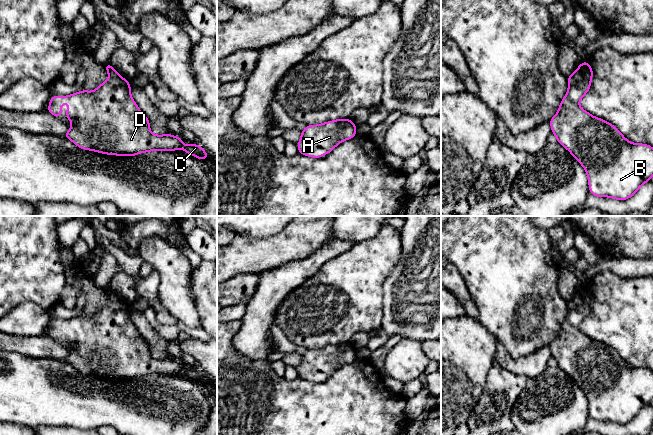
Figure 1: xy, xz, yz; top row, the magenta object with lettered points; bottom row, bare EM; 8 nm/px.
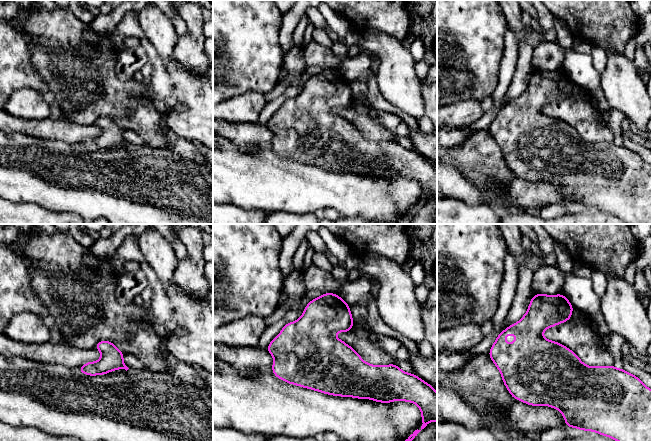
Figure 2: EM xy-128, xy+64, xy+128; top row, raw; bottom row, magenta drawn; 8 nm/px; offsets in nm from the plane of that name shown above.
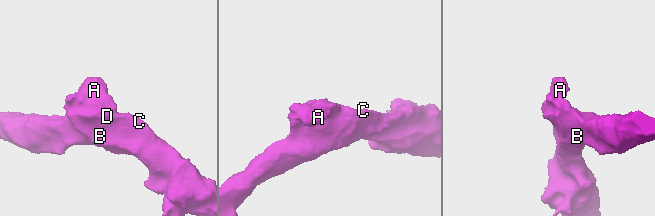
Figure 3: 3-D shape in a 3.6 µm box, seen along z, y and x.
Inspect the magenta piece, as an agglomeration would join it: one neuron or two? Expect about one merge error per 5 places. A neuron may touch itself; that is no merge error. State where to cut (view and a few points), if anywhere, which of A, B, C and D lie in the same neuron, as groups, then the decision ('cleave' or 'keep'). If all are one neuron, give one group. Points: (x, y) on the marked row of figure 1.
cut none; groups A B C D; keep

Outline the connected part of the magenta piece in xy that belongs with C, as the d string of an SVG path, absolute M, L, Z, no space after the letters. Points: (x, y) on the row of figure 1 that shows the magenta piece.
M110 63L105 64L105 69L109 74L107 81L103 82L92 92L88 90L80 90L67 96L51 96L50 104L47 111L58 119L61 118L61 104L70 103L67 108L67 119L72 121L69 131L63 137L71 140L75 145L83 150L91 150L108 155L118 156L136 156L140 153L161 150L161 151L174 151L182 149L186 153L202 160L208 159L209 155L198 144L184 145L179 136L173 136L169 133L164 135L154 135L150 130L149 119L142 113L133 98L131 97L130 82L125 80Z

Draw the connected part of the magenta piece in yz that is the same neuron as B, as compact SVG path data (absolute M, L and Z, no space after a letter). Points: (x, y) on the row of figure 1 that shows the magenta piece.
M585 61L568 77L568 91L556 115L549 121L551 130L557 142L585 169L590 194L627 200L653 177L653 147L628 141L614 125L592 116L580 107L579 101L590 90L592 77L593 70L589 62Z

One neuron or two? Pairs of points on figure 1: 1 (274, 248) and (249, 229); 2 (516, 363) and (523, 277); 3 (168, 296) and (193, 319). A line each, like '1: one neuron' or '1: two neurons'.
1: two neurons
2: two neurons
3: one neuron

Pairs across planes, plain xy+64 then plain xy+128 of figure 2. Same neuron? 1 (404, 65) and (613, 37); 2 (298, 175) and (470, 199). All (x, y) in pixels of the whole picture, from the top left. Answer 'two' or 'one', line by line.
1: two
2: one

